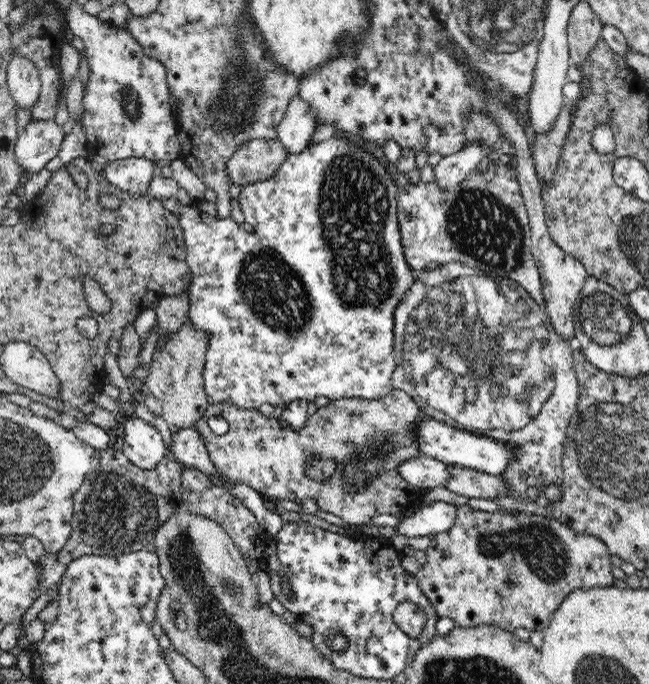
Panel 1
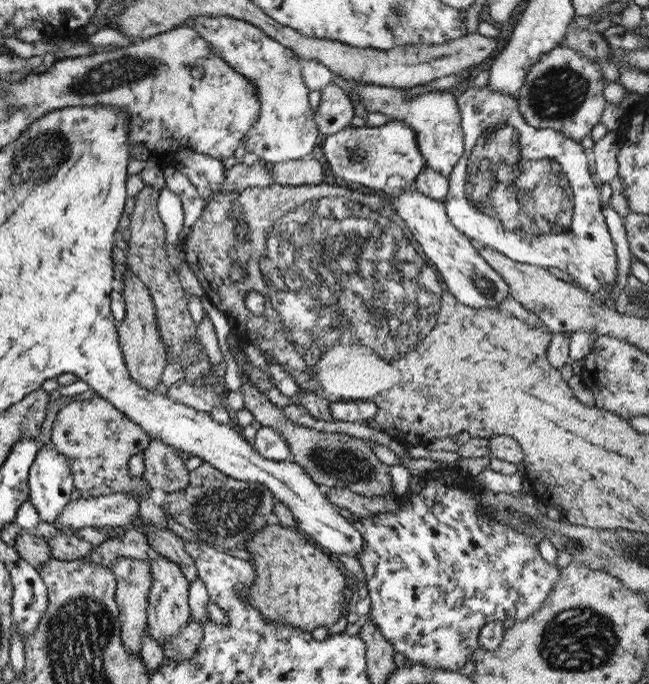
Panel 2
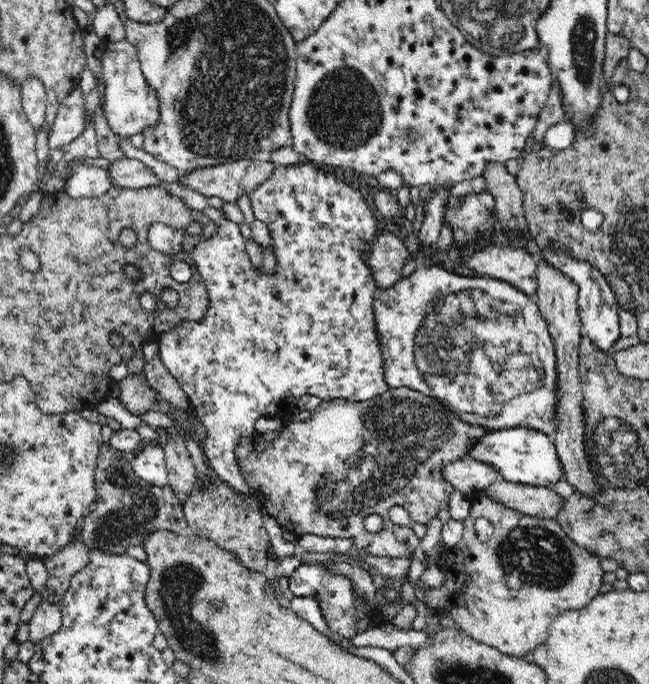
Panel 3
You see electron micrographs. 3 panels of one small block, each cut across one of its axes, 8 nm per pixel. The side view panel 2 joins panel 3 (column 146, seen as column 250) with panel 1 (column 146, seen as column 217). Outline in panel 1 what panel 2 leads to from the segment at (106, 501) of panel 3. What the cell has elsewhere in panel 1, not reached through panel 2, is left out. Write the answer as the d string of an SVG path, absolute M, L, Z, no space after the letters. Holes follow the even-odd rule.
M112 447L101 451L99 467L75 494L70 540L60 552L50 554L48 560L40 563L40 590L56 589L68 563L77 558L86 555L122 556L145 550L153 543L158 526L185 508L181 491L185 470L186 466L173 458L162 460L152 470L143 470Z

